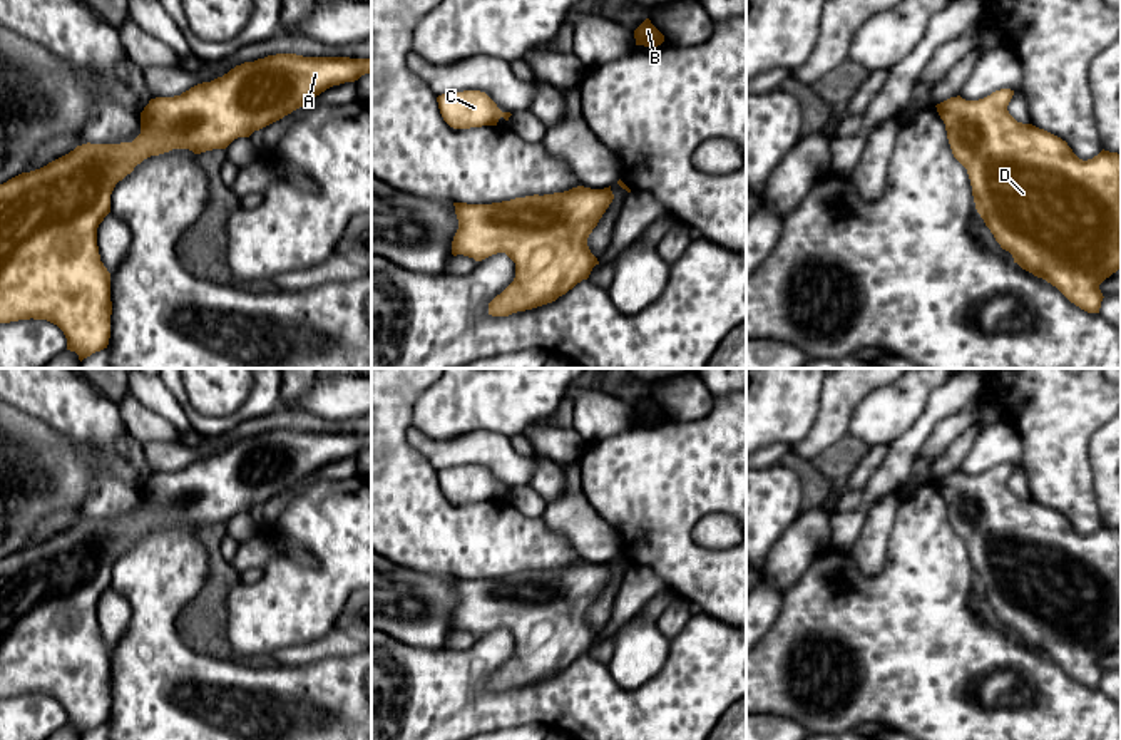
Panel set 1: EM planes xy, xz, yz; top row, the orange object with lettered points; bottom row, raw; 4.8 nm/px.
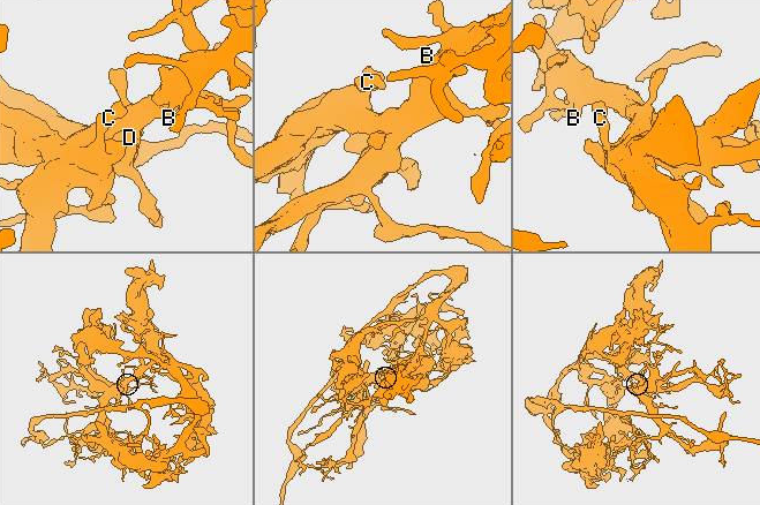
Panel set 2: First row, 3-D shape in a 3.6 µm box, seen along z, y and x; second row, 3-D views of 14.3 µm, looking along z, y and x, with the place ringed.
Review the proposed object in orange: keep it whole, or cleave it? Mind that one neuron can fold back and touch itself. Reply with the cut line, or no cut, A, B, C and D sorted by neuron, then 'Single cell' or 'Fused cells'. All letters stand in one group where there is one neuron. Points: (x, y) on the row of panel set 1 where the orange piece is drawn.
No split. Groups: A B C D. Single cell

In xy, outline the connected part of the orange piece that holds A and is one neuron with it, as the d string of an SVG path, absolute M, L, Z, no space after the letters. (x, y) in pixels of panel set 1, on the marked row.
M276 54L244 62L181 95L151 99L141 112L141 134L132 142L87 142L0 184L0 323L47 320L64 331L67 350L75 352L80 362L107 348L110 273L100 261L97 228L110 213L115 184L151 156L172 149L194 154L226 149L234 139L249 137L326 89L365 74L371 74L371 59Z

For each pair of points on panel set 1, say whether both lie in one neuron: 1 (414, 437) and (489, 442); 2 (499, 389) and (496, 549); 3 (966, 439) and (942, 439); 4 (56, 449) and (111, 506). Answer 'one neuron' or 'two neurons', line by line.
1: one neuron
2: two neurons
3: two neurons
4: two neurons

